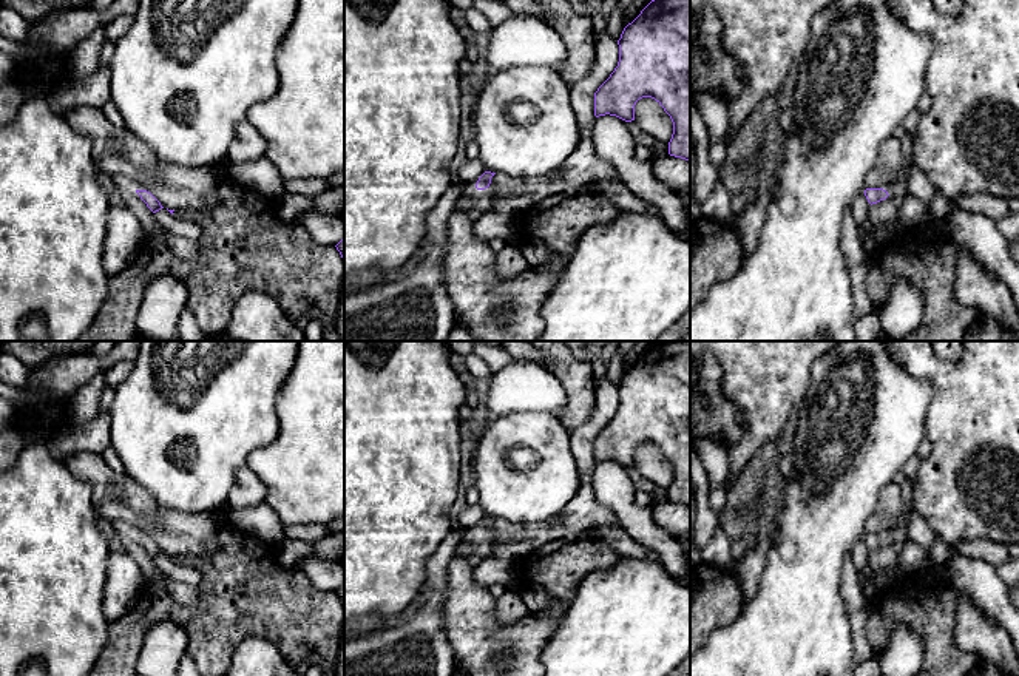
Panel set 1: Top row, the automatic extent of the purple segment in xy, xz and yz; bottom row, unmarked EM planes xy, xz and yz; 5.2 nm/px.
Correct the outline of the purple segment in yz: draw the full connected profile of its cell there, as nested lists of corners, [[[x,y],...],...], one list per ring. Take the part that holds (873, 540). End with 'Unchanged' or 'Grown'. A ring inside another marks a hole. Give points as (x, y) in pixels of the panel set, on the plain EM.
[[[905,478],[905,482],[900,485],[902,489],[902,512],[903,512],[903,522],[900,526],[891,529],[886,536],[883,534],[866,534],[865,542],[868,548],[877,549],[888,542],[906,542],[906,534],[908,534],[908,525],[909,525],[909,517],[908,512],[911,509],[911,497],[912,497],[912,483]]]. Grown

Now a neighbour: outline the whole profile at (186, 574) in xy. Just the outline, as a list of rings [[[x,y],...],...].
[[[161,554],[153,560],[162,576],[187,583],[193,588],[199,586],[201,574],[198,570],[176,565],[167,554]]]

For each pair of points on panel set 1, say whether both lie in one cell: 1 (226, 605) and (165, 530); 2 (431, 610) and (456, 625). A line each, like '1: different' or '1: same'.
1: different
2: different

